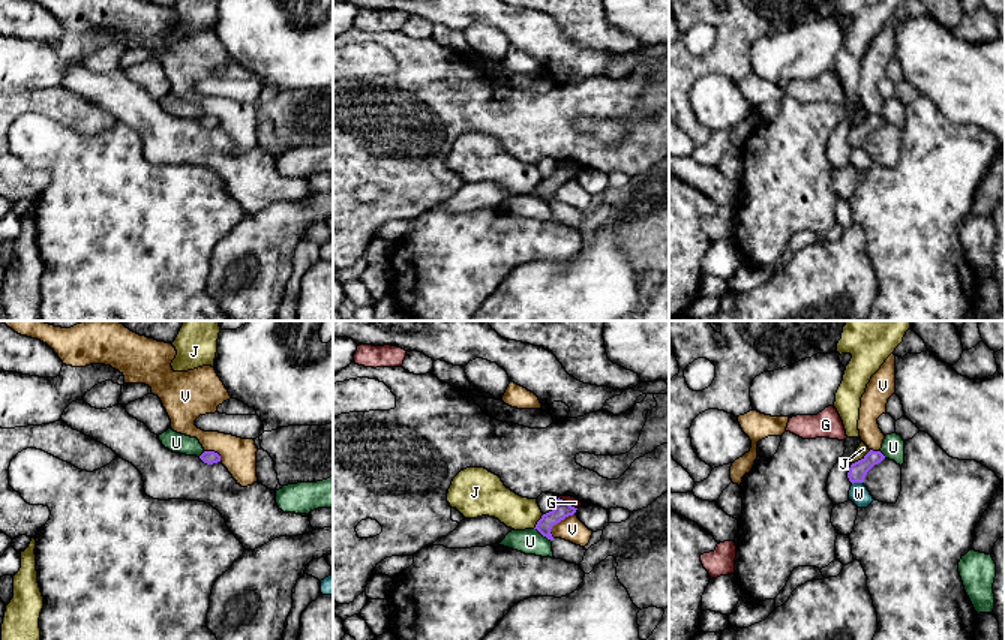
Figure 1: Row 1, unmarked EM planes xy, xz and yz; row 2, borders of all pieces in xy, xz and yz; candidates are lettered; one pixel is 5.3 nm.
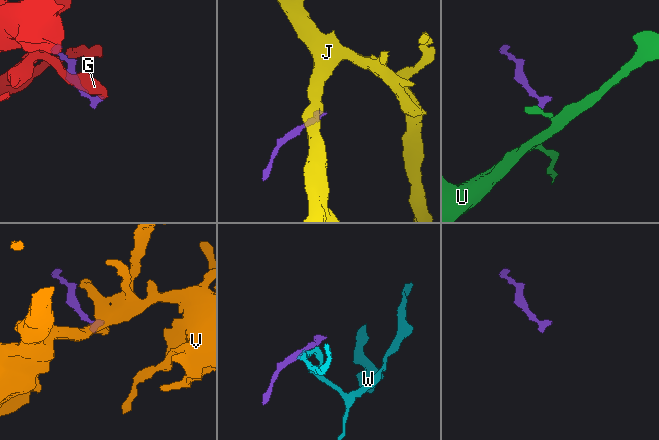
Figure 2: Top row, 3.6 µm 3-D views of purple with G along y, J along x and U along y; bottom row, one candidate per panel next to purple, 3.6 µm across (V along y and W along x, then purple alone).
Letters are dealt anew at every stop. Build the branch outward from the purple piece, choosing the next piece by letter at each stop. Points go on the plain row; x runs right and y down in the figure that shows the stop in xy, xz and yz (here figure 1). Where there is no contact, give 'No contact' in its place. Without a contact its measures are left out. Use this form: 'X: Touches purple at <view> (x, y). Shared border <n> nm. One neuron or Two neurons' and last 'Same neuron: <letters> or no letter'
G: Touches purple at xz (567, 167). Shared border 120 nm. Two neurons
J: Touches purple at yz (861, 123). Shared border 130 nm. Two neurons
U: Touches purple at xz (543, 200). Shared border 120 nm. Two neurons
V: Touches purple at xz (557, 186). Shared border 180 nm. Two neurons
W: Touches purple at yz (857, 146). Shared border 70 nm. Two neurons
Same neuron: no letter

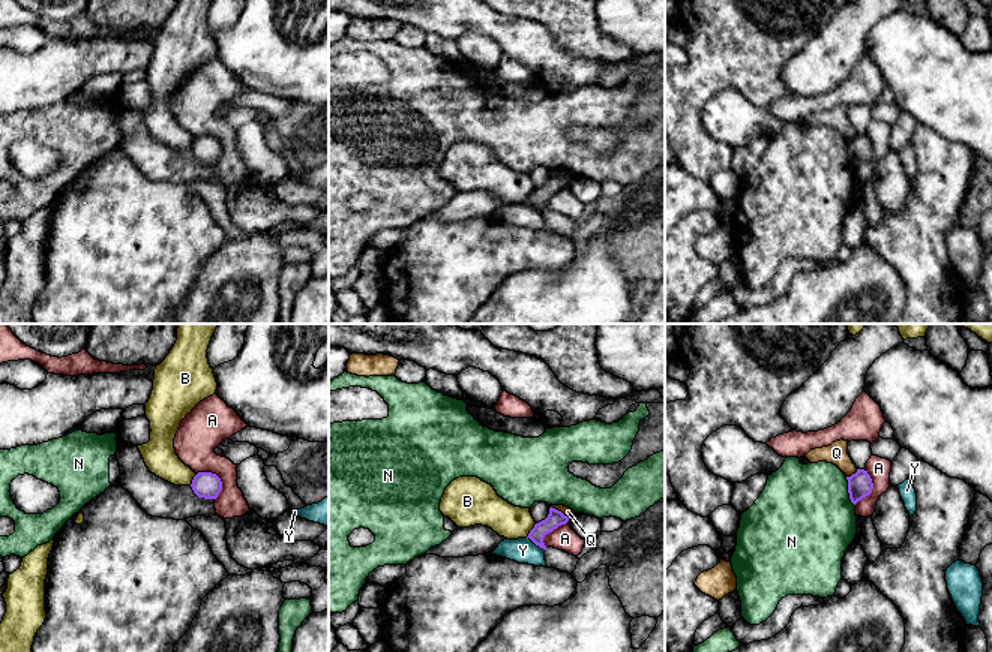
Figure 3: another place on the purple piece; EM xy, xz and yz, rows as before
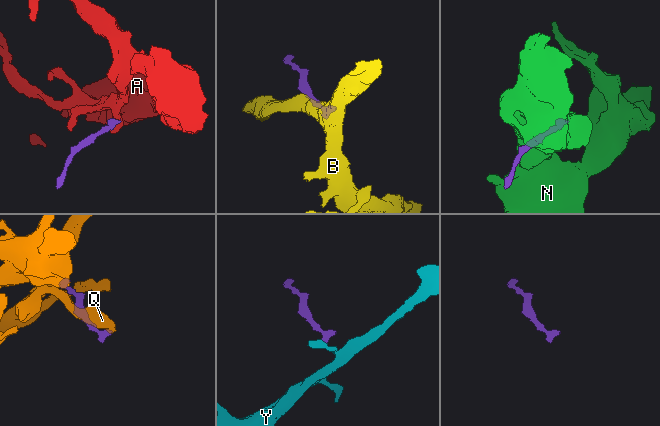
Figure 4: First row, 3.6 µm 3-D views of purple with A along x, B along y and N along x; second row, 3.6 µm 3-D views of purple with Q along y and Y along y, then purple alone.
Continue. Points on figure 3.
A: Touches purple at xy (219, 143). Shared border 180 nm. Two neurons
B: Touches purple at xz (530, 195). Shared border 100 nm. Two neurons
N: Touches purple at yz (848, 156). Shared border 170 nm. Two neurons
Q: Touches purple at xz (560, 176). Shared border 120 nm. Two neurons
Y: Touches purple at xz (536, 209). Shared border 120 nm. Two neurons
Same neuron: no letter

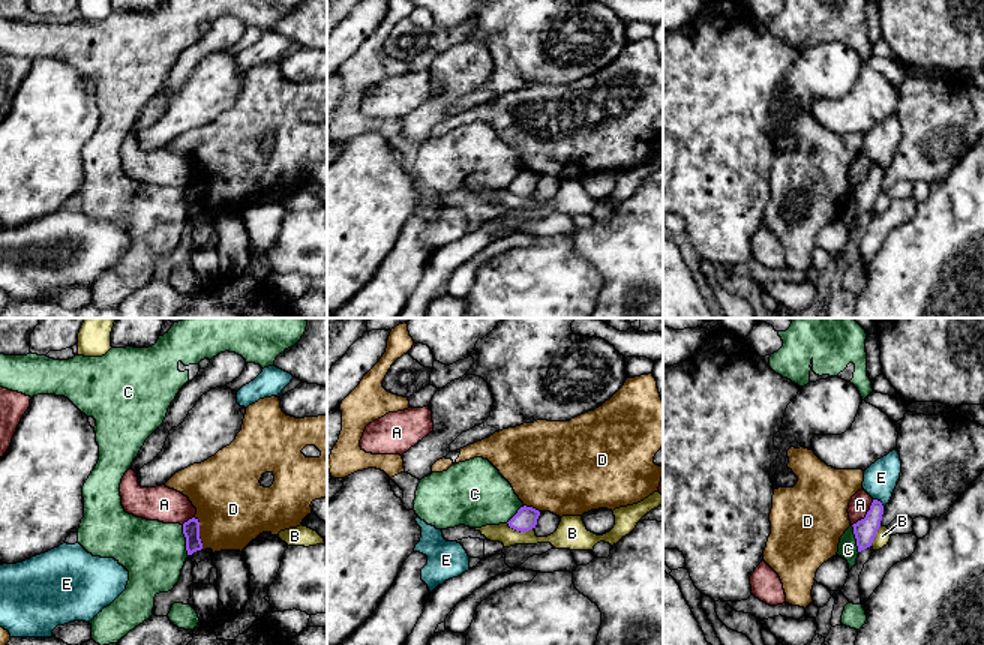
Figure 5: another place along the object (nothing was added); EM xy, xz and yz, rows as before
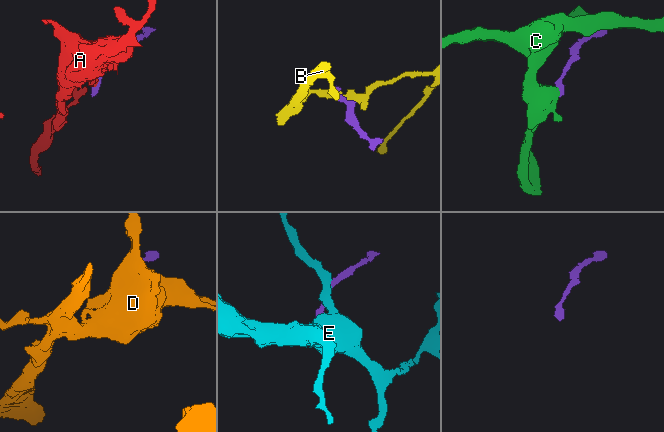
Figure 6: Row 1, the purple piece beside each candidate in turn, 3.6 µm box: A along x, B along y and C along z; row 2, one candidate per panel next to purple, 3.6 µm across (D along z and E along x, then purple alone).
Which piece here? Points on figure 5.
A: Touches purple at yz (866, 179). Shared border 180 nm. Two neurons
B: Touches purple at xz (519, 194). Shared border 150 nm. Two neurons
C: Touches purple at xy (186, 204). Shared border 170 nm. Two neurons
D: Touches purple at xy (198, 197). Shared border 180 nm. Two neurons
E: Touches purple at yz (879, 165). Shared border 80 nm. Two neurons
Same neuron: no letter

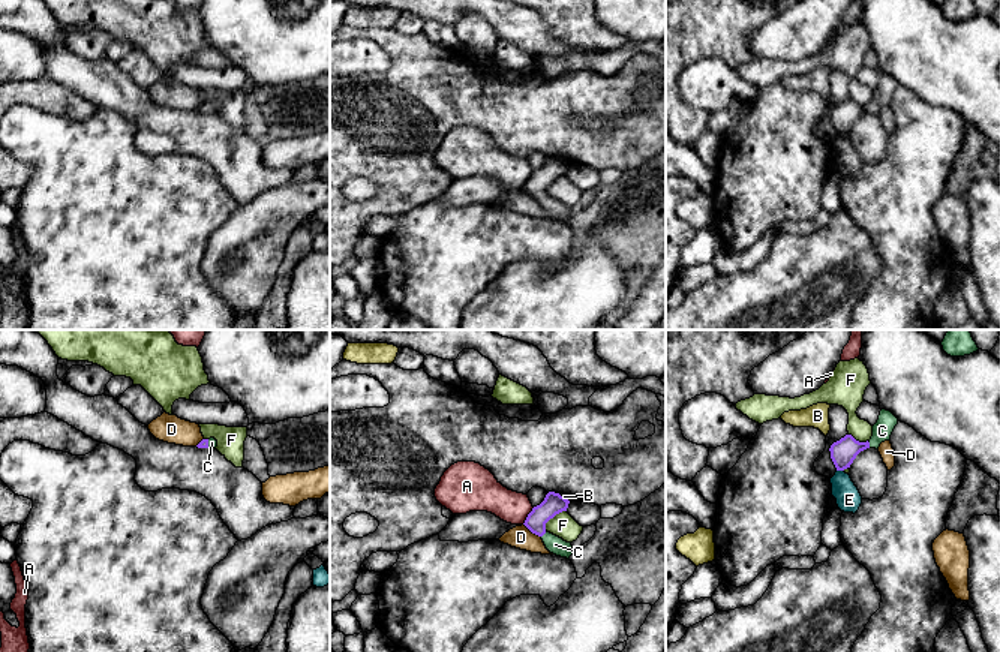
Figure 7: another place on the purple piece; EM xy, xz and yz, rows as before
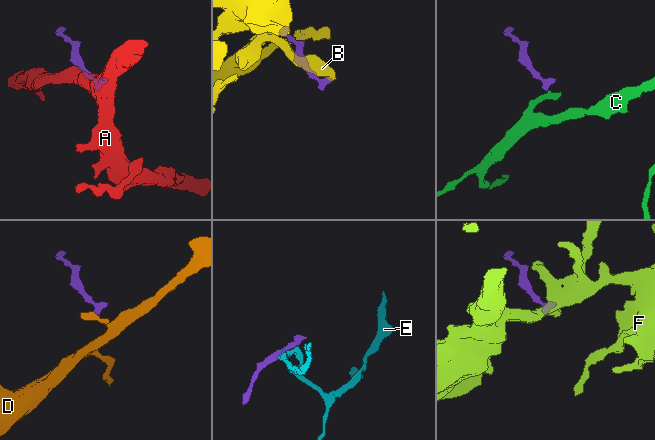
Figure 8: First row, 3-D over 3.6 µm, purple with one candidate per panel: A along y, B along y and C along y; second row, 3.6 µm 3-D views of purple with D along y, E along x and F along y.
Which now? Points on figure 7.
A: Touches purple at xz (528, 180). Shared border 120 nm. Two neurons
B: Touches purple at xz (564, 162). Shared border 50 nm. Two neurons
C: Touches purple at yz (868, 108). Shared border 40 nm. One neuron
D: Touches purple at xz (532, 197). Shared border 120 nm. Two neurons
E: Touches purple at yz (840, 134). Shared border 40 nm. Two neurons
F: Touches purple at xz (552, 182). Shared border 160 nm. Two neurons
Same neuron: C

